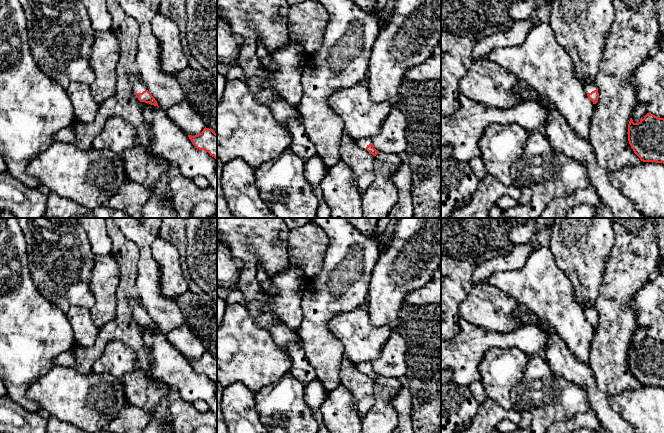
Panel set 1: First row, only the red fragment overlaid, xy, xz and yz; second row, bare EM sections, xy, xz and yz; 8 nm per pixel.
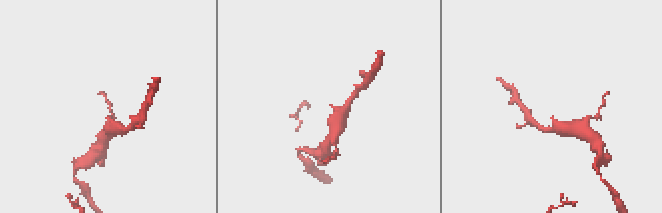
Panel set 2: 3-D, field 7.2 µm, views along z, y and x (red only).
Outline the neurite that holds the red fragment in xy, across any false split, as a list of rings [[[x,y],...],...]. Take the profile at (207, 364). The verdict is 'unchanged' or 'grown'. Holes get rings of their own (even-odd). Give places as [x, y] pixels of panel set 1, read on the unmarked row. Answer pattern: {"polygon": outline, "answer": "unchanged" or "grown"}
{"polygon": [[[209,352],[195,360],[188,359],[192,368],[199,374],[205,374],[217,384],[217,358]]], "answer": "unchanged"}

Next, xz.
{"polygon": [[[364,362],[361,364],[356,364],[356,368],[365,374],[367,374],[373,380],[376,380],[379,376],[374,372],[370,362]]], "answer": "grown"}

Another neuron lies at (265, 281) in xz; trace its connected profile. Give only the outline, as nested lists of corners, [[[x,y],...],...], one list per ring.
[[[260,265],[257,271],[257,281],[266,292],[274,297],[278,296],[278,288],[274,285],[273,279],[266,274]]]

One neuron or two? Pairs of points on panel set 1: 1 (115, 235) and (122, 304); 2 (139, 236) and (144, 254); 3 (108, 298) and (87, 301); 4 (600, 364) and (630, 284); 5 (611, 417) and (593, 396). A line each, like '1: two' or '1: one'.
1: one
2: one
3: two
4: one
5: one

